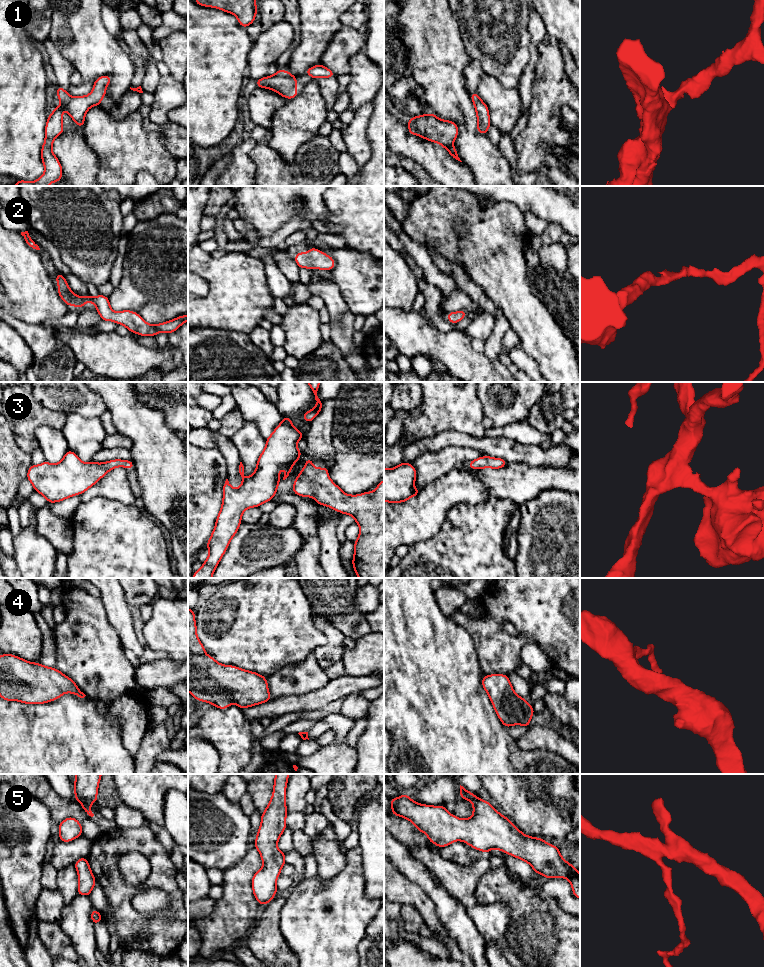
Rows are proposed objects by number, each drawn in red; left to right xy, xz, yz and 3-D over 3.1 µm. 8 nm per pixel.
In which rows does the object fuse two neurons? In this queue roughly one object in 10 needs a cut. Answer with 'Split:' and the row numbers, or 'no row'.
Split: no row

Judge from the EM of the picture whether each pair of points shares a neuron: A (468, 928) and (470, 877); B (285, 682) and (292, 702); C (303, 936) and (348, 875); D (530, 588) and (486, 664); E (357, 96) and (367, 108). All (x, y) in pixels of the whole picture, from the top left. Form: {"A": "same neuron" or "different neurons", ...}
{"A": "different neurons", "B": "different neurons", "C": "same neuron", "D": "same neuron", "E": "different neurons"}

